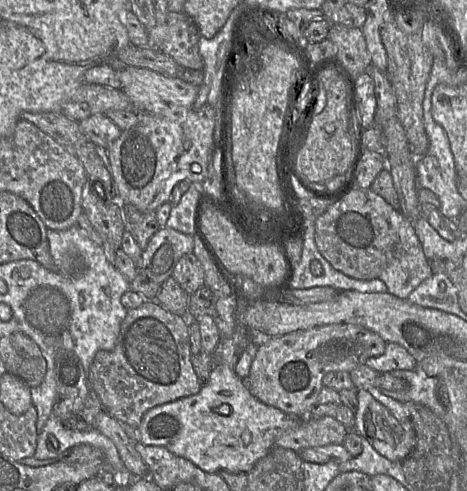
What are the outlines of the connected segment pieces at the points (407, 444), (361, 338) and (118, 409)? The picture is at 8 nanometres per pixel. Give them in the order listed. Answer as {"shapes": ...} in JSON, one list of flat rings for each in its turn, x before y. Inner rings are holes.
{"shapes":[[[376,386,357,390,358,407,354,431,373,446,382,456,393,462,404,461,416,445,416,434,410,415,403,403,385,395]],[[336,323,297,330,282,336,263,337,255,346,249,381,250,392,260,402,275,407,291,417,307,417,323,387,323,377,329,372,351,372,370,357,381,355,386,342,379,334,355,324]],[[156,297,145,300,141,306,127,310,121,322,114,348,98,351,87,372,90,387,97,394,110,416,134,429,140,425,143,415,156,406,197,394,201,385,191,363,189,328,186,319,164,309]]]}

